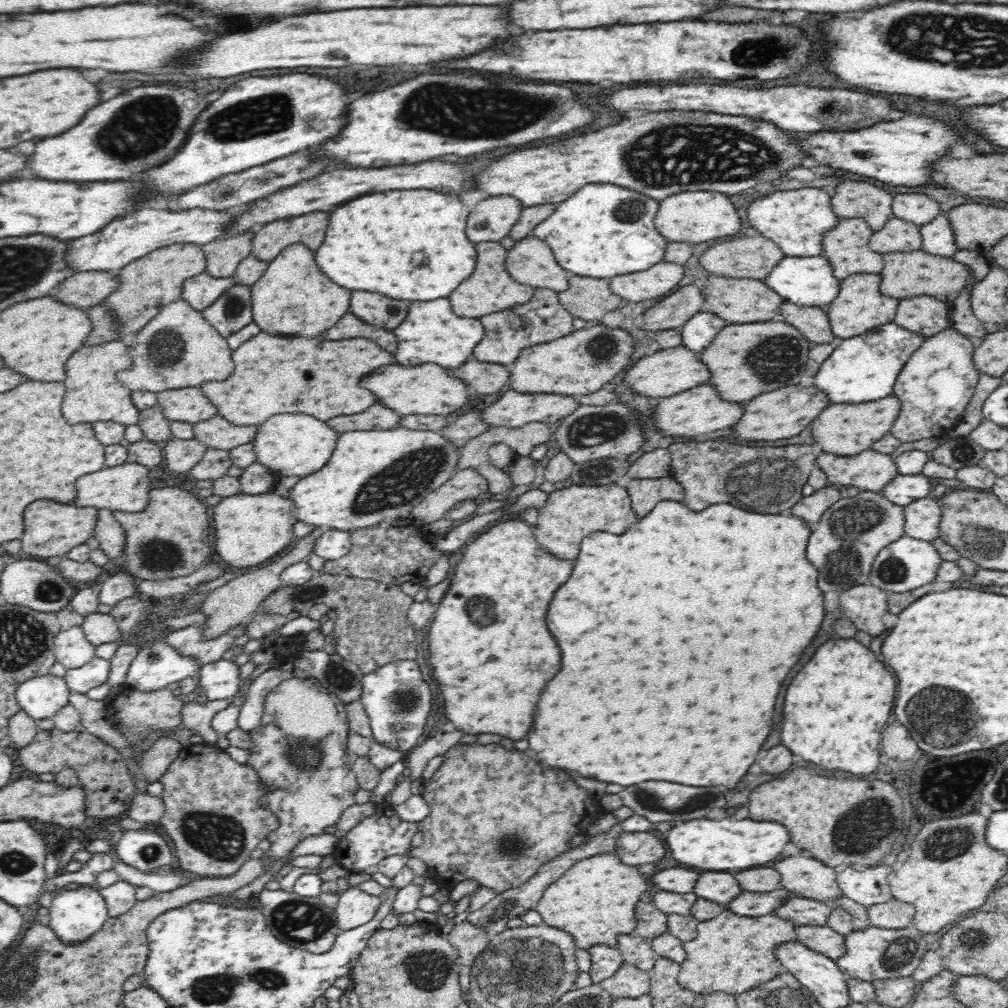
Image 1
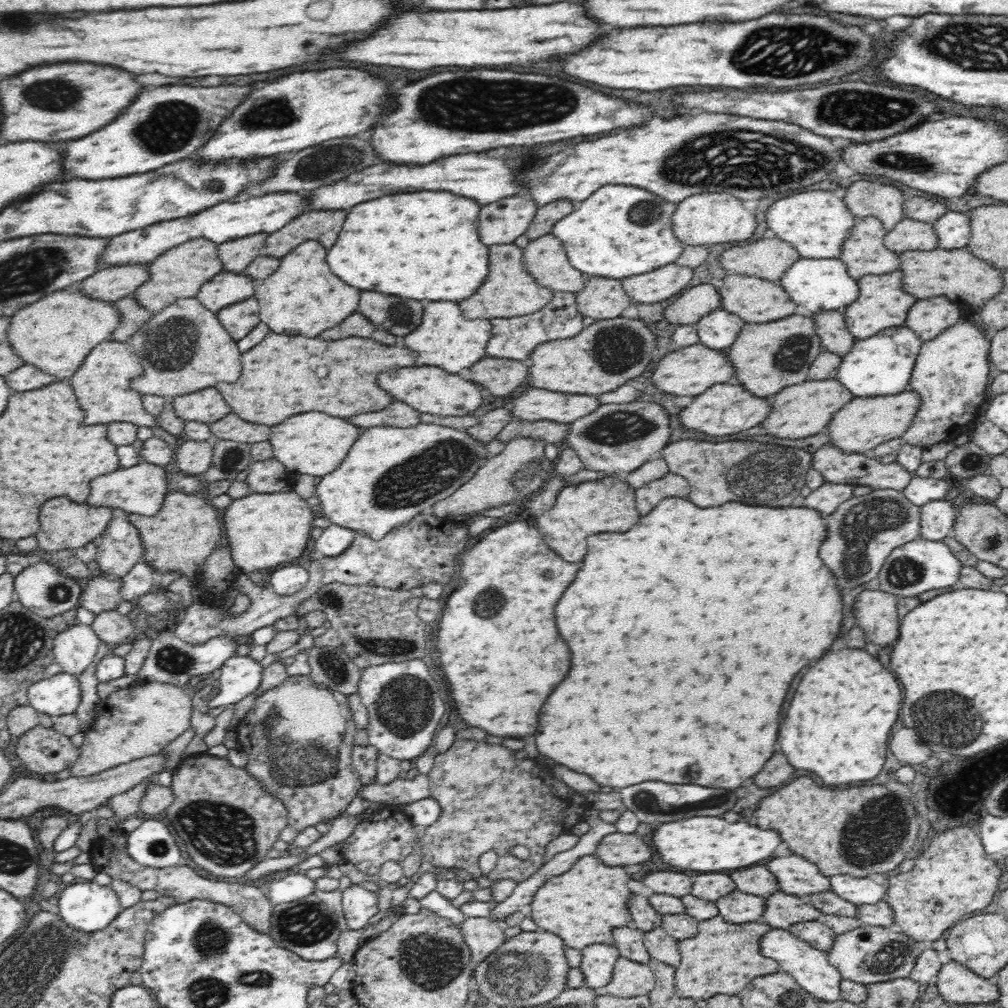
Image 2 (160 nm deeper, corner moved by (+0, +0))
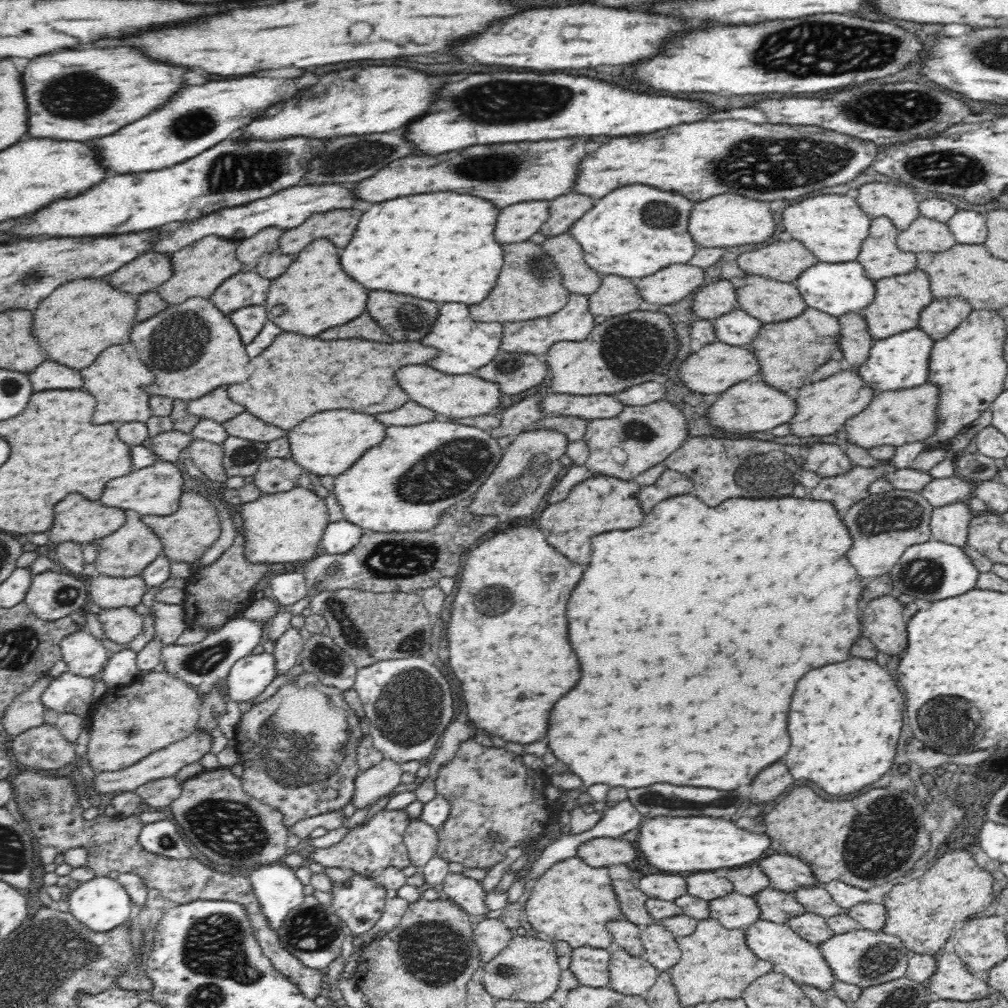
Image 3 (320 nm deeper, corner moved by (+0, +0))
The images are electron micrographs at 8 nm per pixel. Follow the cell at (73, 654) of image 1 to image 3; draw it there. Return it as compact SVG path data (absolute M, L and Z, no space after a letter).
M84 630L64 638L60 642L60 651L69 672L84 678L92 678L102 672L110 656L103 644Z

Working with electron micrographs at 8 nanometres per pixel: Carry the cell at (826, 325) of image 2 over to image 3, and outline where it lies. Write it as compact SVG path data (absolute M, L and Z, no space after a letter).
M848 313L838 317L841 324L839 348L846 360L858 368L868 360L874 338L868 332L865 317L861 313Z

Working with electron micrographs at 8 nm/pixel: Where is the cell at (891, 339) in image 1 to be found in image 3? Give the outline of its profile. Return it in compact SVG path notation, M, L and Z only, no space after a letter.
M920 328L874 340L868 362L858 367L860 376L868 384L872 384L872 388L876 390L900 390L900 388L926 384L928 382L928 360L930 360L930 352L932 352L934 343L935 340Z

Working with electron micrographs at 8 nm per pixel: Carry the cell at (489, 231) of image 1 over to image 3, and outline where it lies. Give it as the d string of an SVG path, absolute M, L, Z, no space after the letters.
M537 200L502 208L496 224L496 240L500 244L524 242L540 230L551 214L551 202Z

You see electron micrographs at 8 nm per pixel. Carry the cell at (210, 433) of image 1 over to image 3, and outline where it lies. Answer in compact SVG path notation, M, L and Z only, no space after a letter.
M250 412L240 413L223 424L229 436L236 436L244 440L269 443L287 436L287 430L264 423L264 421L258 420L256 416L252 416Z

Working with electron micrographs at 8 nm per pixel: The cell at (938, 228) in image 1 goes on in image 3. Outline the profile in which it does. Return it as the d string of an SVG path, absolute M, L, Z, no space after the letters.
M960 210L947 224L960 244L983 244L988 238L988 216L978 212Z

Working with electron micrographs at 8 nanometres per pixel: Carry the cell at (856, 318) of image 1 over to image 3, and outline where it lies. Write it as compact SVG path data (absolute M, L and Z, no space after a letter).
M918 268L912 272L876 280L876 296L863 311L865 323L870 336L875 340L894 336L899 332L906 332L919 328L920 312L936 299L932 295L932 284L928 273Z

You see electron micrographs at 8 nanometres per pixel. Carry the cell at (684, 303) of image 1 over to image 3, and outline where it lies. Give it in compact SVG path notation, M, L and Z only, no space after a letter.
M728 280L705 284L694 295L693 314L700 319L713 320L739 308L737 289Z

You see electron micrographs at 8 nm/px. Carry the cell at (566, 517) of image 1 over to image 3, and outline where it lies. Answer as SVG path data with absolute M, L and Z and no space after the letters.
M602 473L592 474L574 486L563 501L547 504L538 518L538 526L540 530L544 530L544 536L558 552L562 552L566 558L574 562L588 564L588 556L582 556L582 552L584 548L588 548L592 536L608 532L612 528L616 530L634 528L636 524L642 522L640 500L636 500L640 489L641 486L633 479L620 480Z

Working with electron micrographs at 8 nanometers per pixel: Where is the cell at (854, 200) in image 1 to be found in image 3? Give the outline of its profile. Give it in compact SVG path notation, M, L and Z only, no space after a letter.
M872 182L858 190L860 208L872 218L887 217L896 229L910 228L910 224L920 218L920 198L910 188L896 186L894 183Z

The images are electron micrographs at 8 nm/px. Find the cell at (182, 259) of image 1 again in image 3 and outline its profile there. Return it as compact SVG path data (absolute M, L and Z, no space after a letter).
M210 235L181 248L171 256L174 276L156 290L170 305L182 304L192 297L210 298L212 293L228 278L244 270L243 264L236 256L236 249L240 242L240 239L226 239Z

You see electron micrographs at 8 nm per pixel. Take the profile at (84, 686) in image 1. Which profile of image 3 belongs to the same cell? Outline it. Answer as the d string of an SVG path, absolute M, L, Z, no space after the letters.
M122 650L110 654L104 670L102 670L101 681L107 688L123 687L130 685L140 676L138 669L138 654L134 650Z

